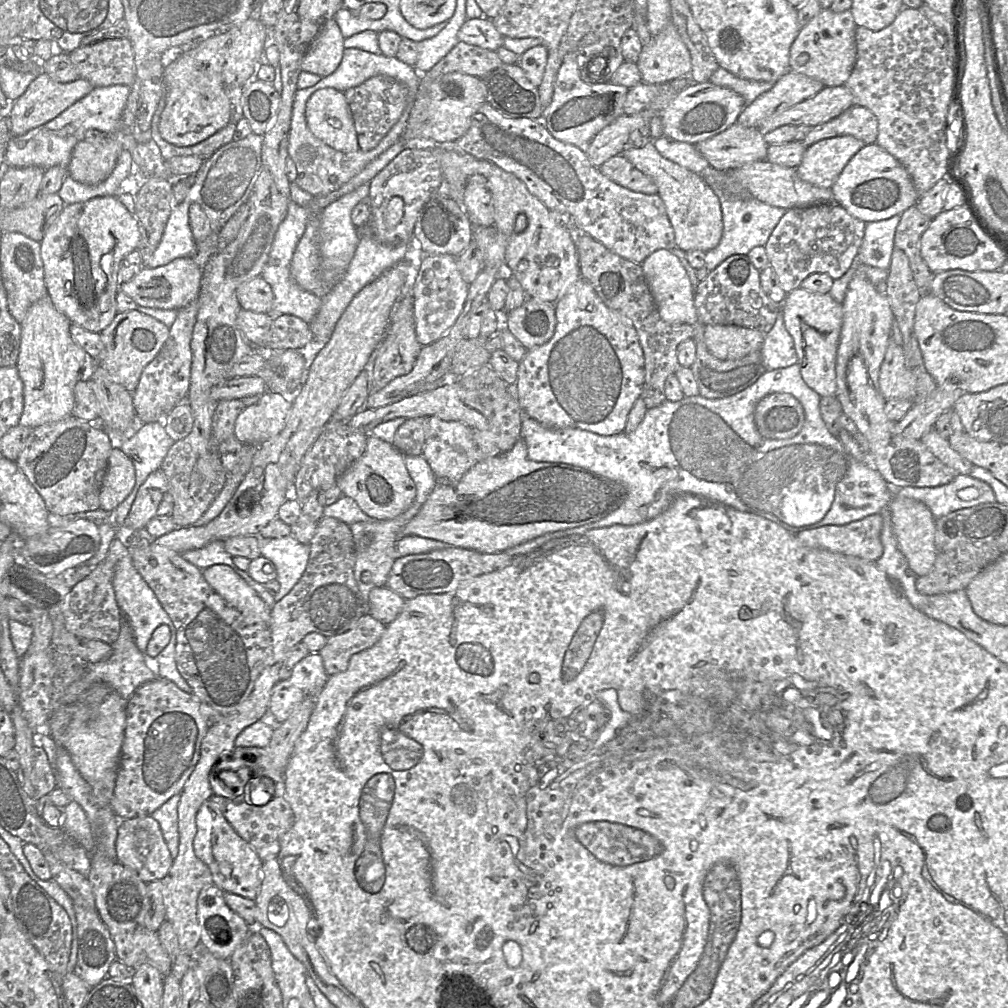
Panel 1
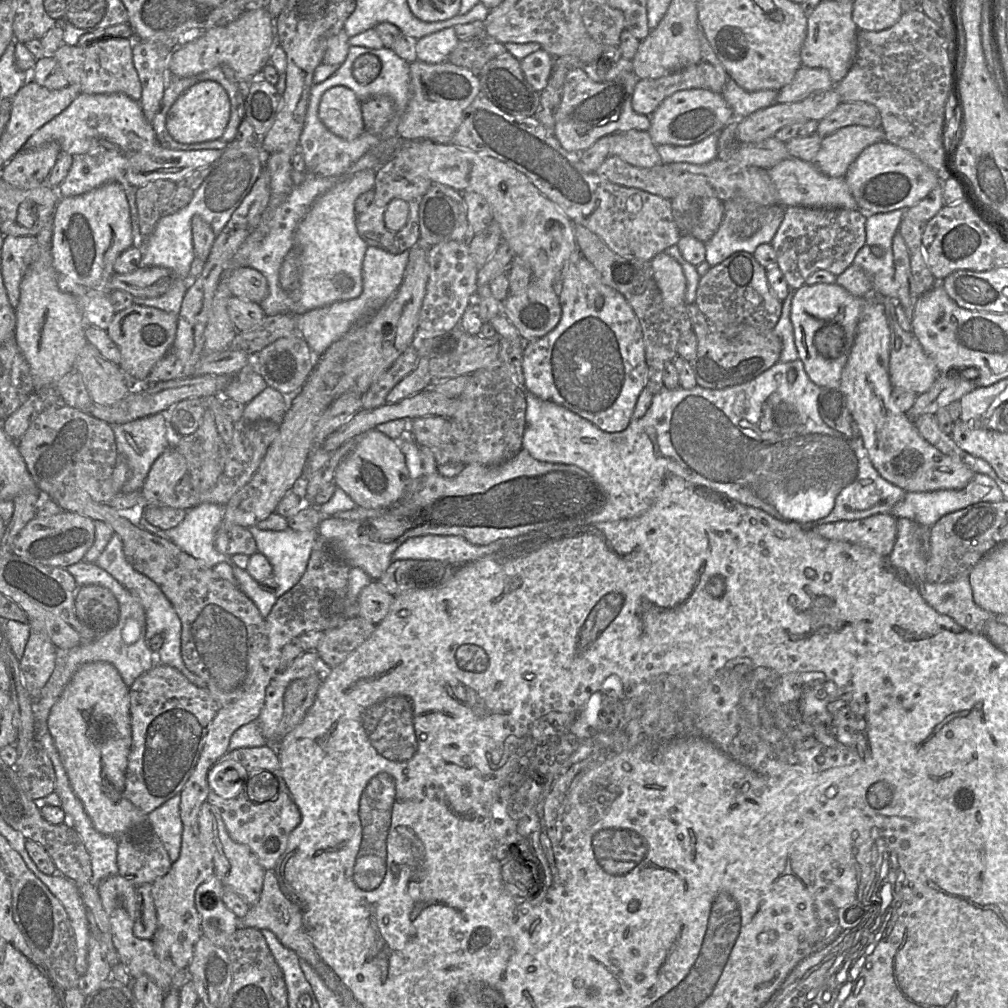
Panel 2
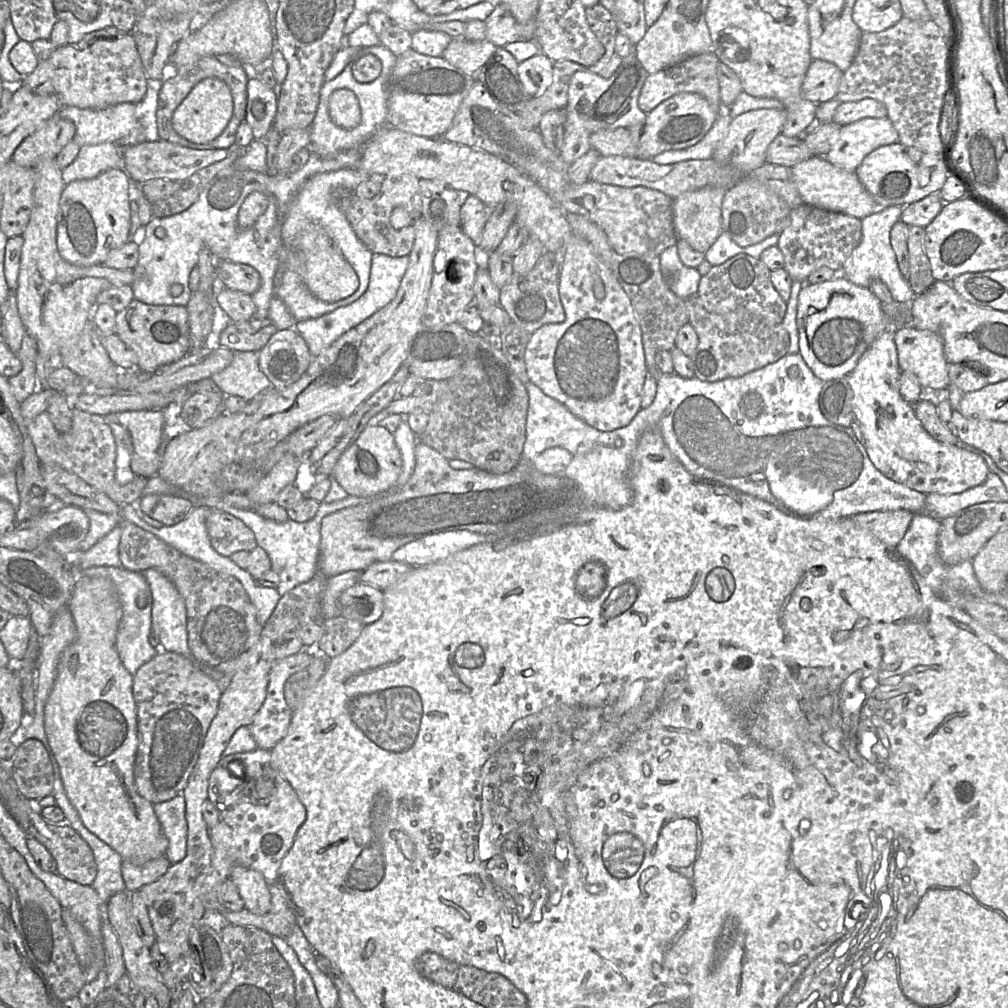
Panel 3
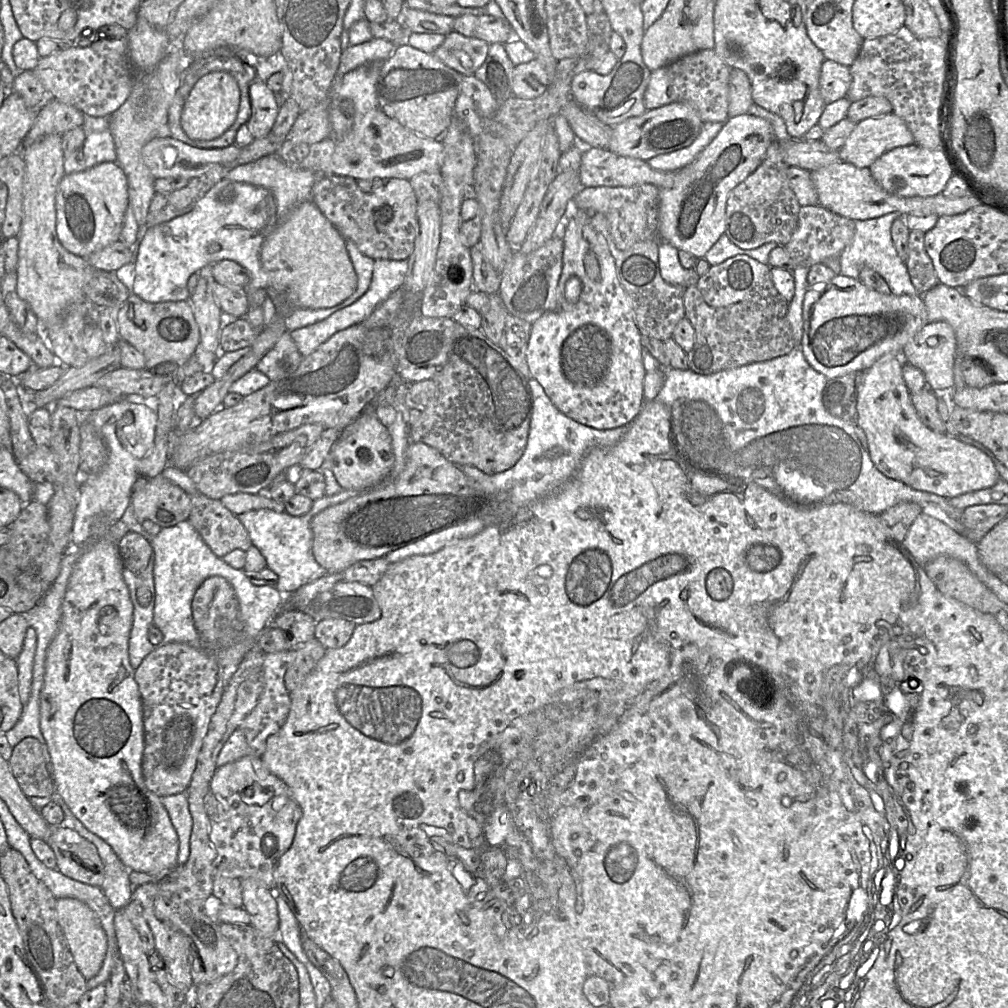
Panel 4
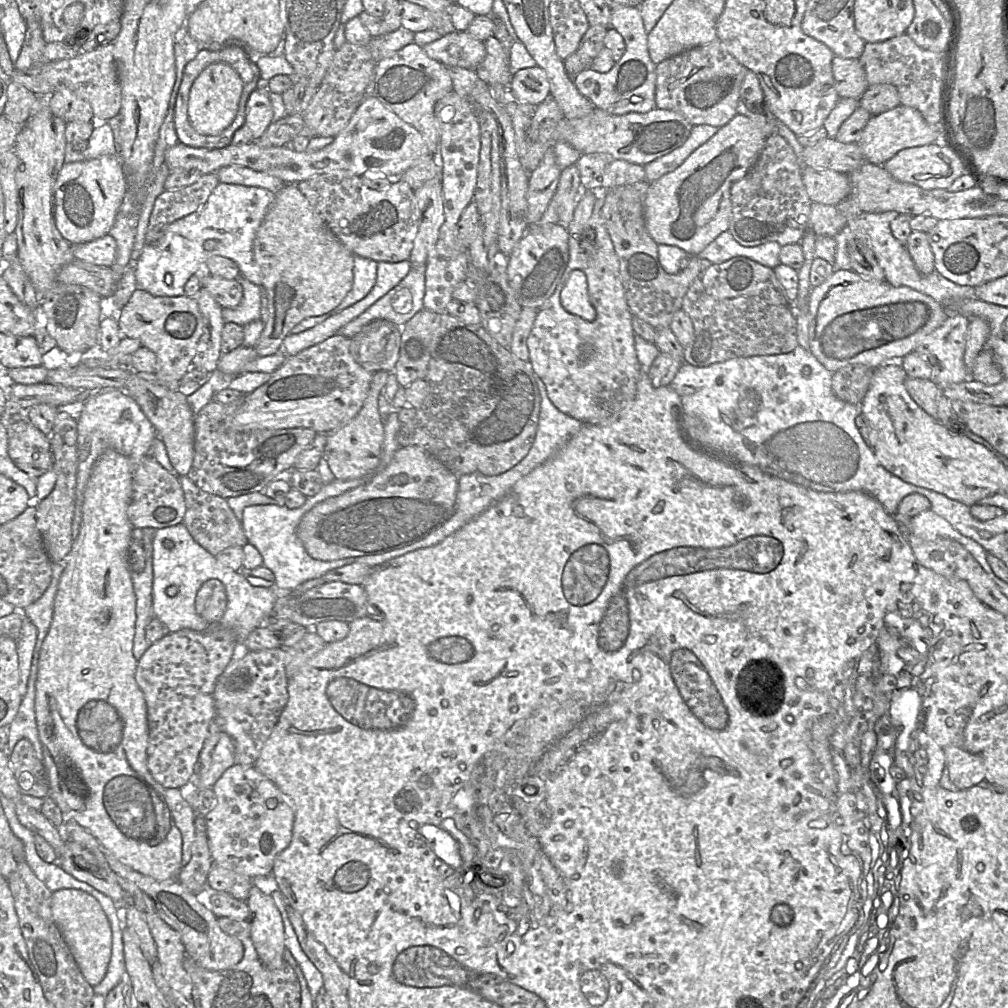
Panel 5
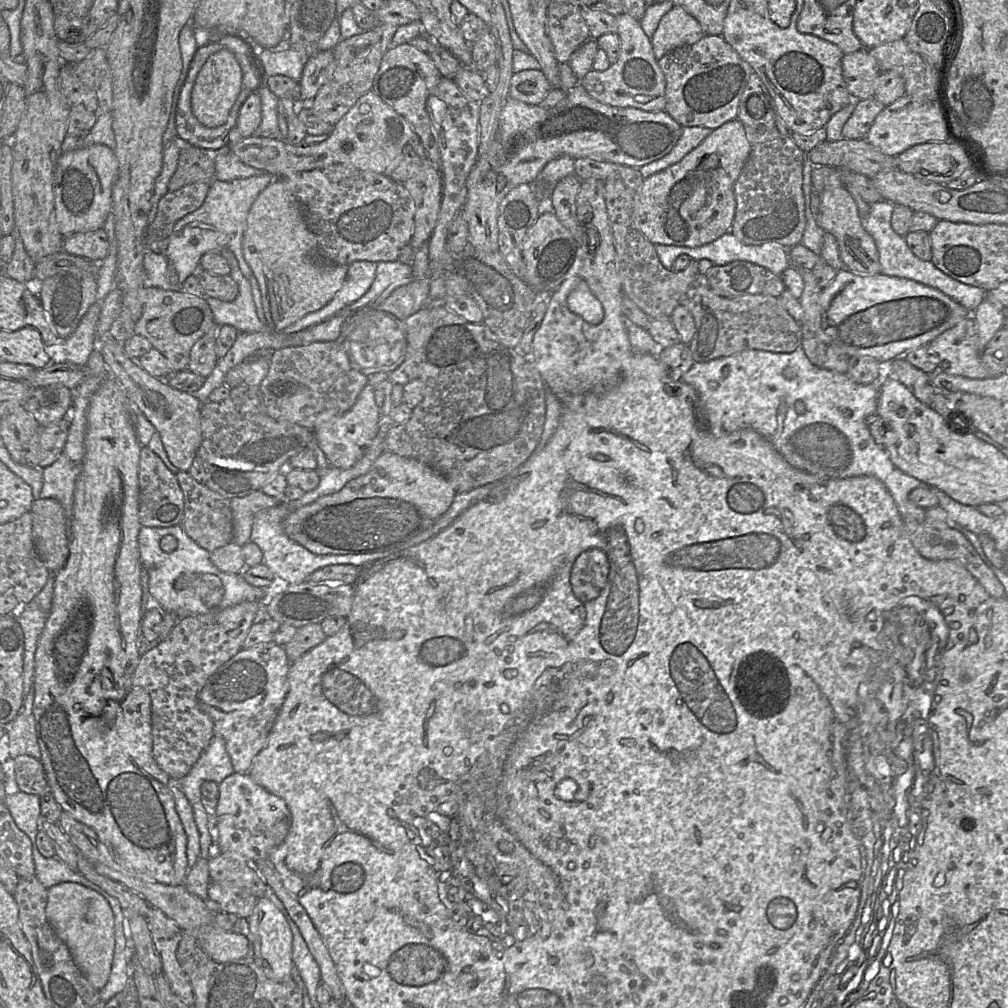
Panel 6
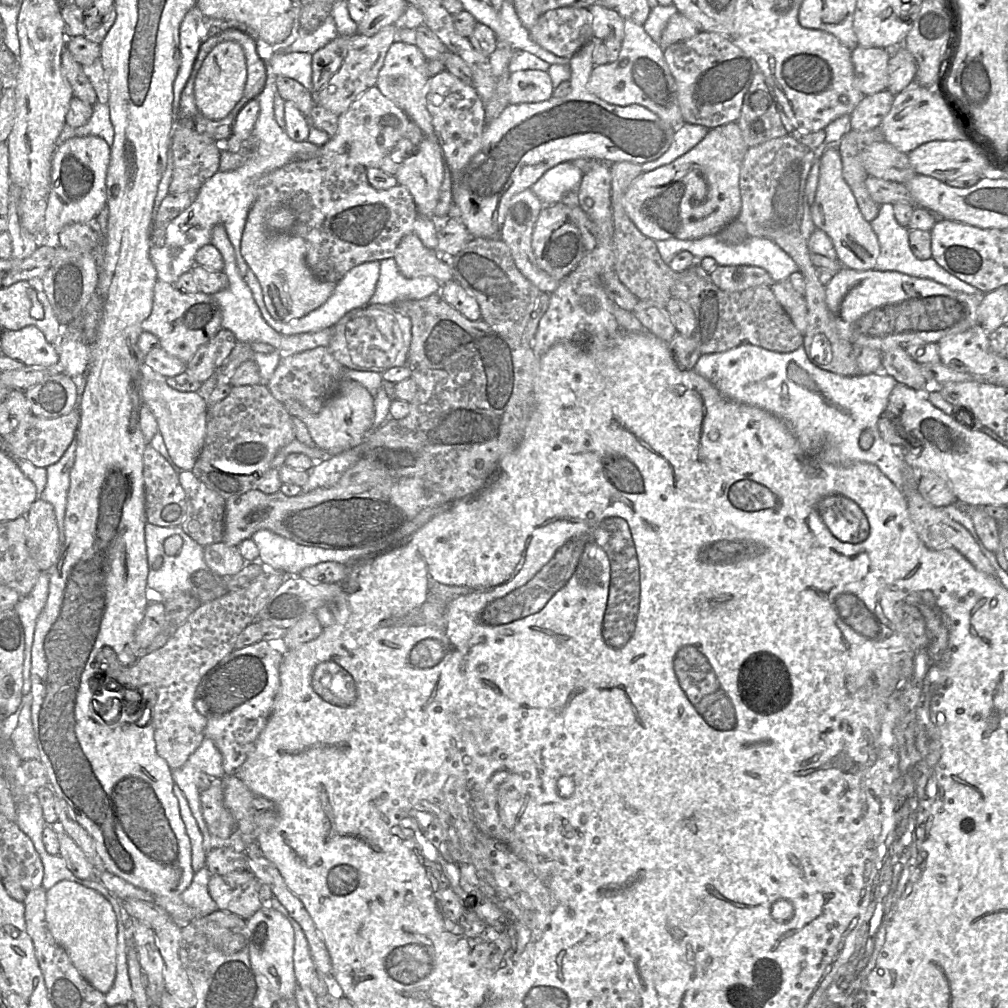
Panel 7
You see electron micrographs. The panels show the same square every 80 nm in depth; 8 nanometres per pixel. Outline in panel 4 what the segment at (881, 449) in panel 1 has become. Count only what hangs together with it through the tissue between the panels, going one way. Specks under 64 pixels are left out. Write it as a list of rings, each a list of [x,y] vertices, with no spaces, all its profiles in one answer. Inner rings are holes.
[[[886,354],[870,368],[860,372],[855,421],[864,430],[870,457],[876,468],[885,476],[915,490],[952,498],[964,493],[990,488],[1000,479],[992,459],[978,448],[959,439],[932,431],[918,417],[911,394],[903,380],[901,354]]]

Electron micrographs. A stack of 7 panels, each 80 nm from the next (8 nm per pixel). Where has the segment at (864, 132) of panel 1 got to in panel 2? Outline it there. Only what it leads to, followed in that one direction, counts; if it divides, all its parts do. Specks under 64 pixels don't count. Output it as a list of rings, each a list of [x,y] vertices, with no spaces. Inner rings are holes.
[[[867,102],[840,103],[819,121],[816,133],[821,137],[826,137],[843,127],[853,125],[879,128],[881,114],[874,105]]]

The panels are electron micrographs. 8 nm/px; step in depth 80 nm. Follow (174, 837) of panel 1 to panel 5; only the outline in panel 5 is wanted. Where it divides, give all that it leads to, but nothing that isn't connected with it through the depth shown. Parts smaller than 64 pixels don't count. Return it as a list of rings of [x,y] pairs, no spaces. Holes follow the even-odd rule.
[[[168,788],[164,791],[165,802],[171,812],[176,827],[182,836],[182,867],[189,863],[192,857],[194,841],[194,820],[196,812],[187,802],[180,789]]]

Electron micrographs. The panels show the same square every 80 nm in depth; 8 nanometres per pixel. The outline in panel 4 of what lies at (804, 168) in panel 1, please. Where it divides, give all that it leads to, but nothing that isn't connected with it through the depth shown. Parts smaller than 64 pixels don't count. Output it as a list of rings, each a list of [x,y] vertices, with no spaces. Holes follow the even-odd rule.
[[[892,112],[856,123],[838,153],[842,162],[858,168],[869,168],[884,153],[912,144],[914,138],[911,131],[905,122]]]

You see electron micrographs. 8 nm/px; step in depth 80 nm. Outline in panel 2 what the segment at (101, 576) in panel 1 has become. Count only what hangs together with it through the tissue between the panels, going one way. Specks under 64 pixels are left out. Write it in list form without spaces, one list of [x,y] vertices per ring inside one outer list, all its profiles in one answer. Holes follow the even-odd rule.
[[[81,586],[75,595],[75,612],[82,623],[103,632],[116,624],[118,603],[113,594],[102,586]]]

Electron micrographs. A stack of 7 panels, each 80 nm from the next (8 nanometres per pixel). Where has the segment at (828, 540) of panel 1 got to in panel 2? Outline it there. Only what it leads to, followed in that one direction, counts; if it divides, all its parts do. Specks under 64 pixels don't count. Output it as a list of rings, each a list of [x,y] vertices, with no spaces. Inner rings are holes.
[[[878,513],[863,519],[838,521],[808,528],[821,537],[857,544],[888,557],[897,537],[897,518]]]

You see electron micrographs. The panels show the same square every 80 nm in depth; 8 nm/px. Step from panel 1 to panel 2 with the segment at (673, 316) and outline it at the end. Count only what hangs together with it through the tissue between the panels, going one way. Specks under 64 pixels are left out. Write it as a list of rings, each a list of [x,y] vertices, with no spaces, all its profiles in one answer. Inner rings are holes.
[[[664,252],[657,254],[650,263],[664,303],[671,308],[686,306],[686,278],[681,265]]]

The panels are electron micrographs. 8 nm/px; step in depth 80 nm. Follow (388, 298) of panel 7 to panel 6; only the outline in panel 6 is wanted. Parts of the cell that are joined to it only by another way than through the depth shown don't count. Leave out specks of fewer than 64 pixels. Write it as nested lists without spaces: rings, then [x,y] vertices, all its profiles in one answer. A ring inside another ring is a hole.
[[[396,261],[377,262],[375,280],[368,292],[359,300],[348,305],[335,316],[348,317],[353,311],[373,303],[384,292],[392,292],[397,287],[408,284],[412,279],[412,265]]]

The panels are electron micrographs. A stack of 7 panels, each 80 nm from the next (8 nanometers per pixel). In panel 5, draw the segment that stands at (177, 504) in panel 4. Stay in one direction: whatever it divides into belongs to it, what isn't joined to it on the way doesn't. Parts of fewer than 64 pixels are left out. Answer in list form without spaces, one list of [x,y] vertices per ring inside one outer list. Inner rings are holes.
[[[147,454],[136,465],[131,500],[127,510],[128,519],[134,530],[146,527],[160,529],[182,523],[186,514],[184,491],[178,477],[162,467],[156,459]]]

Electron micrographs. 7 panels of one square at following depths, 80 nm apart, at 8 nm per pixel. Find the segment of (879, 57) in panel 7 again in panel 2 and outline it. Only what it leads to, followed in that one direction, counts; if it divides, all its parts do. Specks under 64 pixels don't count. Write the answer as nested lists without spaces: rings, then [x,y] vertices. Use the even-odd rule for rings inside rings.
[[[802,66],[792,81],[778,91],[777,104],[795,103],[835,87],[829,72],[822,68]]]

